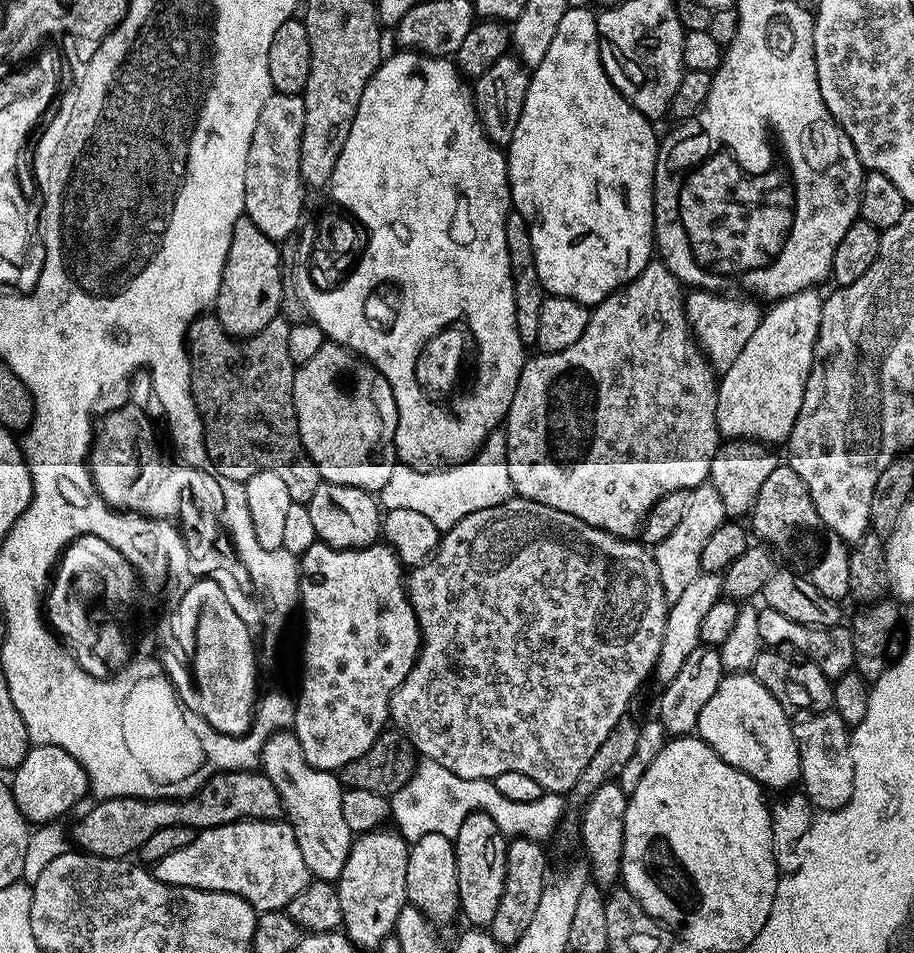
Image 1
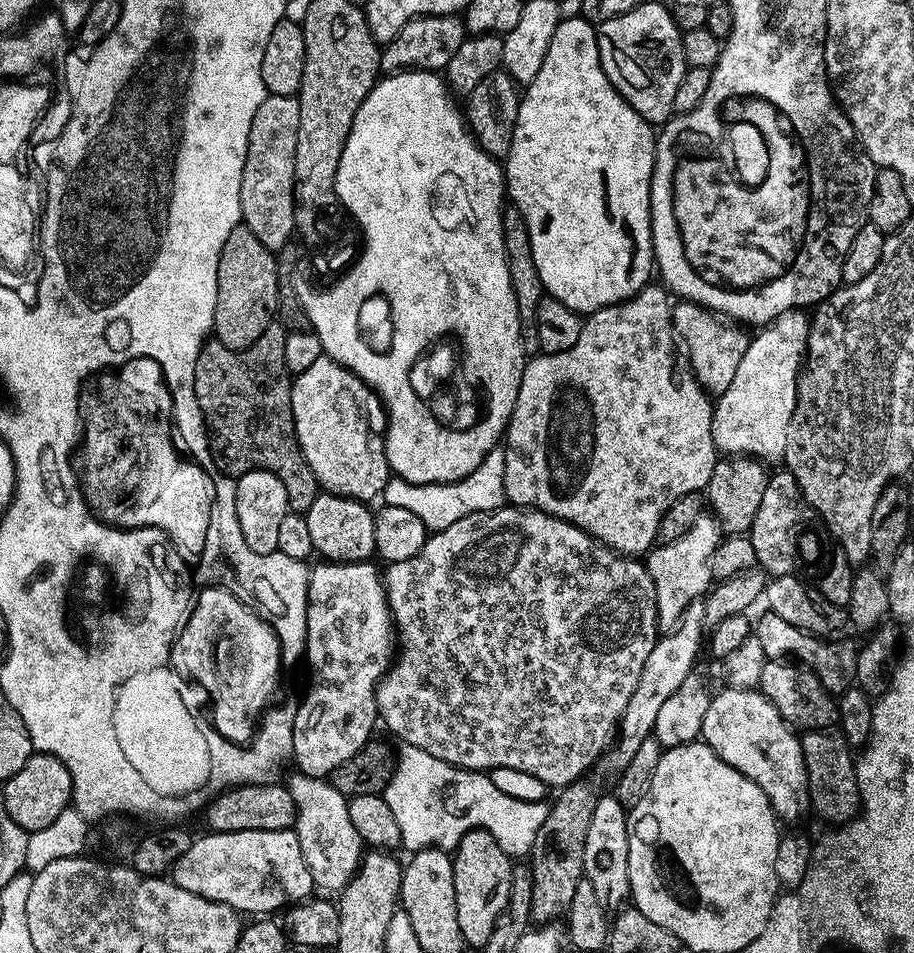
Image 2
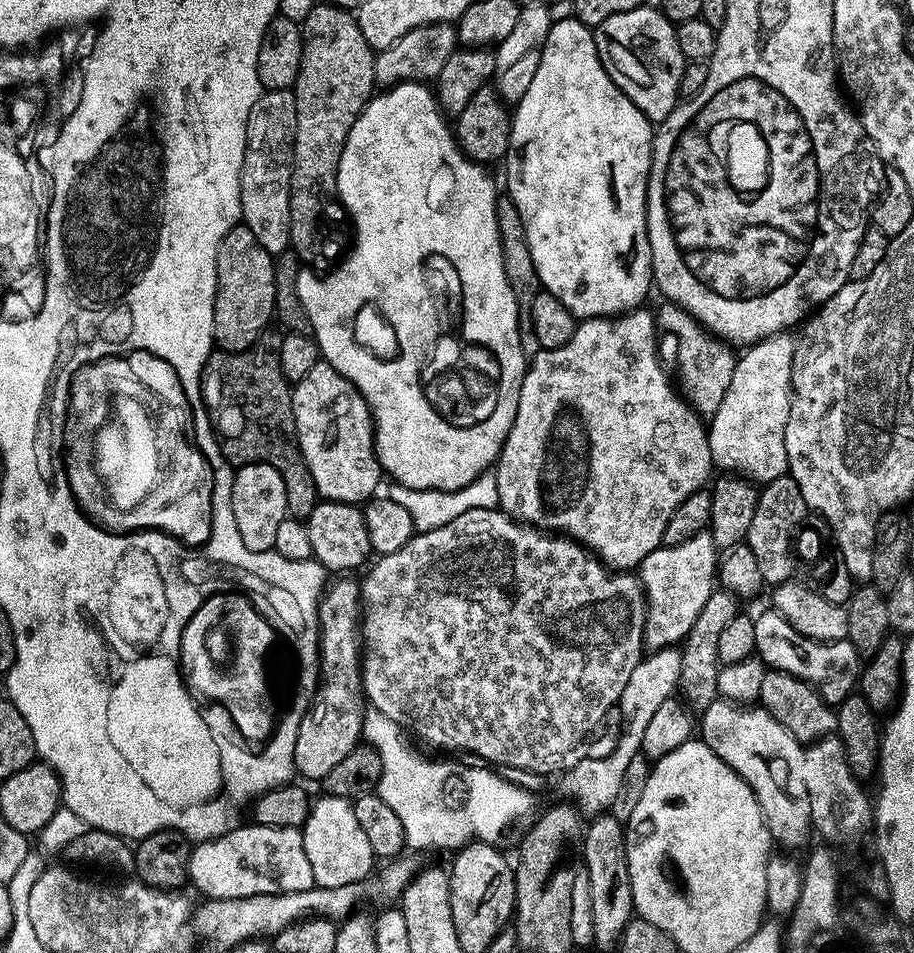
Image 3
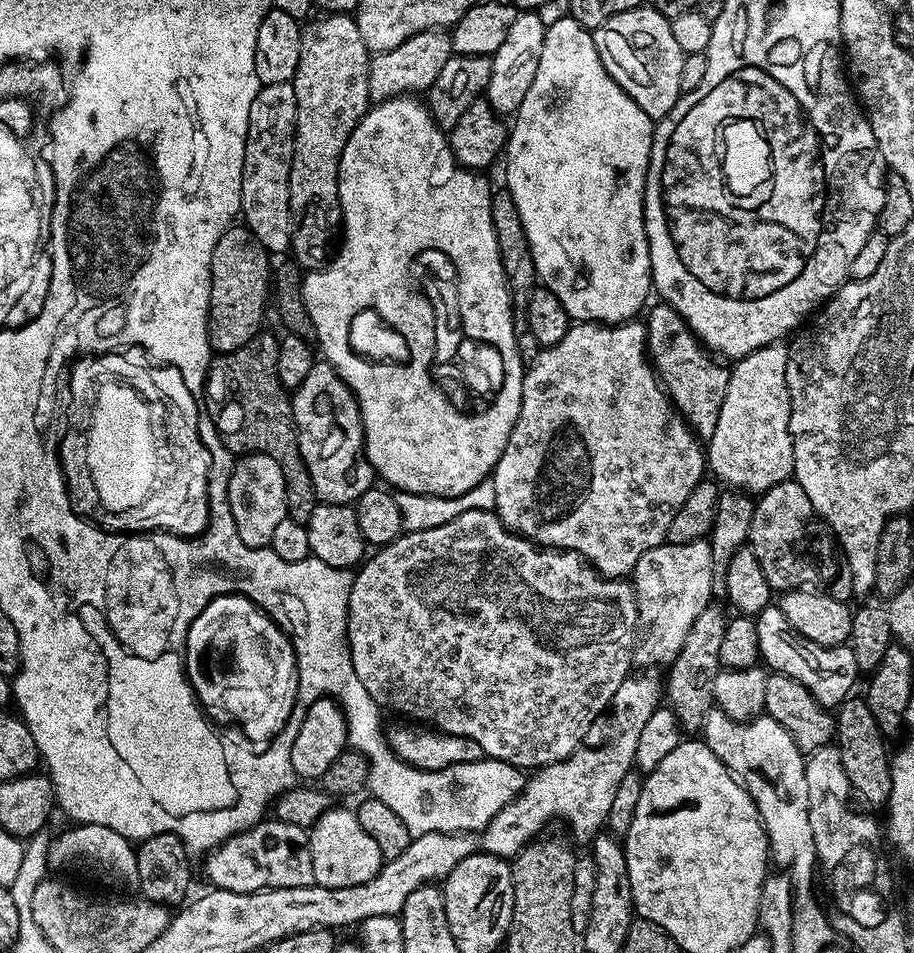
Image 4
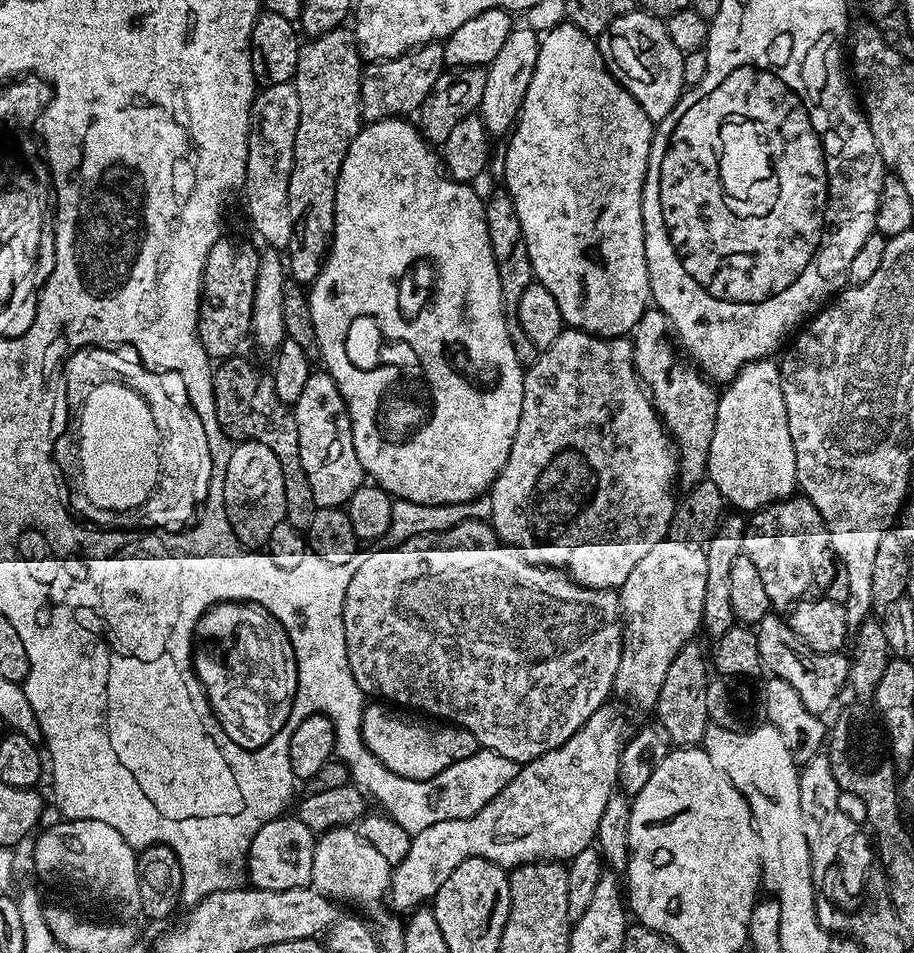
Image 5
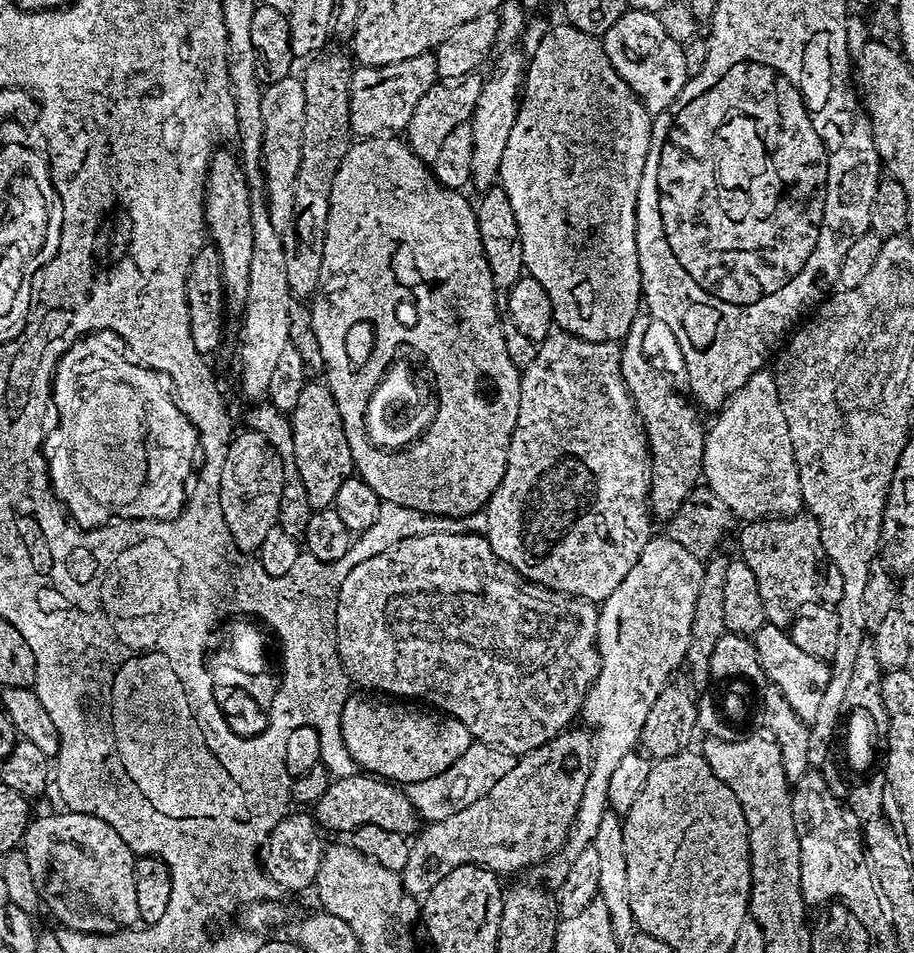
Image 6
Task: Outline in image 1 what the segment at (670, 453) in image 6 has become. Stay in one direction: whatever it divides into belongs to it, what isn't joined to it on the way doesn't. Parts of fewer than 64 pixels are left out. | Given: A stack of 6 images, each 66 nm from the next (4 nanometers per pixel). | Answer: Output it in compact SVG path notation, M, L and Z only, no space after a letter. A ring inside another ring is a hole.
M694 288L684 297L684 313L692 327L696 343L708 357L708 363L717 373L722 374L734 366L734 361L741 356L746 342L750 342L754 330L758 330L762 304L759 299L744 294L725 294L711 292L708 288Z

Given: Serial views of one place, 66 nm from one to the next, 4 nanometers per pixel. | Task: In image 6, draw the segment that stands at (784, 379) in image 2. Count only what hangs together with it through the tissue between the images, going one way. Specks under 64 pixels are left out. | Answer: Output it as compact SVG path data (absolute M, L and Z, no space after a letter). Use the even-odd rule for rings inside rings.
M768 370L755 372L717 416L704 437L702 480L706 487L730 506L733 517L741 516L744 522L797 515L804 499L775 375Z

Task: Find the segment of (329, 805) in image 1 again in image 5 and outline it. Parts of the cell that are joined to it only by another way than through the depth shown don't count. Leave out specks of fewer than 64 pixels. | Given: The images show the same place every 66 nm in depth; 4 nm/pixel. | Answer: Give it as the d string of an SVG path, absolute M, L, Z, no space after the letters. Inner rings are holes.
M355 827L331 828L317 839L311 887L333 902L345 900L348 904L376 904L379 900L383 901L388 895L388 886L392 883L392 870L393 865L388 864L386 858L382 858L382 854L378 854L378 850L374 850L374 846L370 846L360 837L359 831Z

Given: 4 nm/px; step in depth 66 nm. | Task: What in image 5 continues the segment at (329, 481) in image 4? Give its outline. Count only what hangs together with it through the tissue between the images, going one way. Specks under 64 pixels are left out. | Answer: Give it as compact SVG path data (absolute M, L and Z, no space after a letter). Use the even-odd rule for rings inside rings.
M316 370L310 378L306 378L306 387L302 390L302 398L298 398L294 406L294 415L302 470L306 470L306 478L310 478L310 491L314 494L316 507L339 508L347 505L354 490L365 483L366 477L362 462L358 462L358 454L354 454L354 438L346 402L328 371Z

